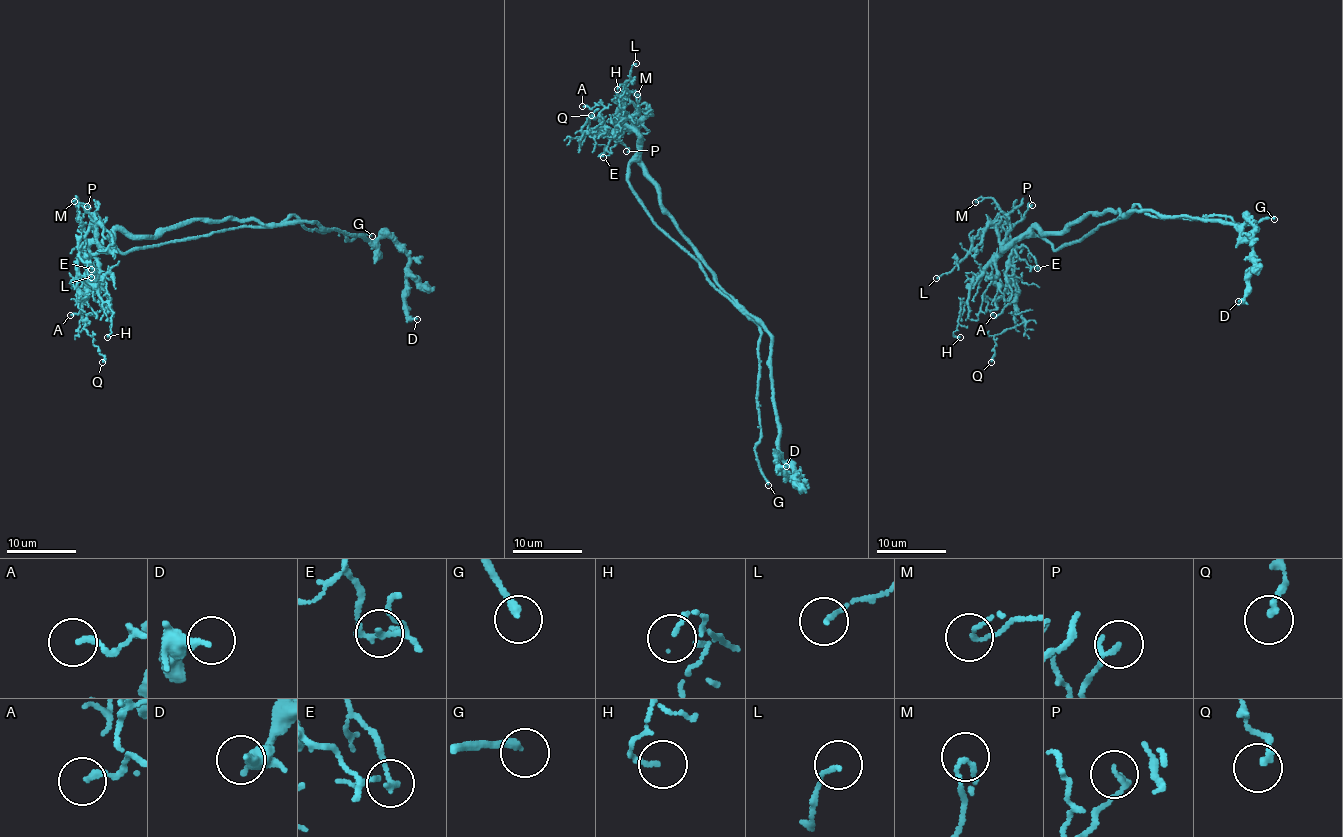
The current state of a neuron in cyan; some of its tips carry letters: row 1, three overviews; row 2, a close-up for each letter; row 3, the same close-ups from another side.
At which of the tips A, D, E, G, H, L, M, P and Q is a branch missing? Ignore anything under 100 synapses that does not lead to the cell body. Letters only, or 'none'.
G

